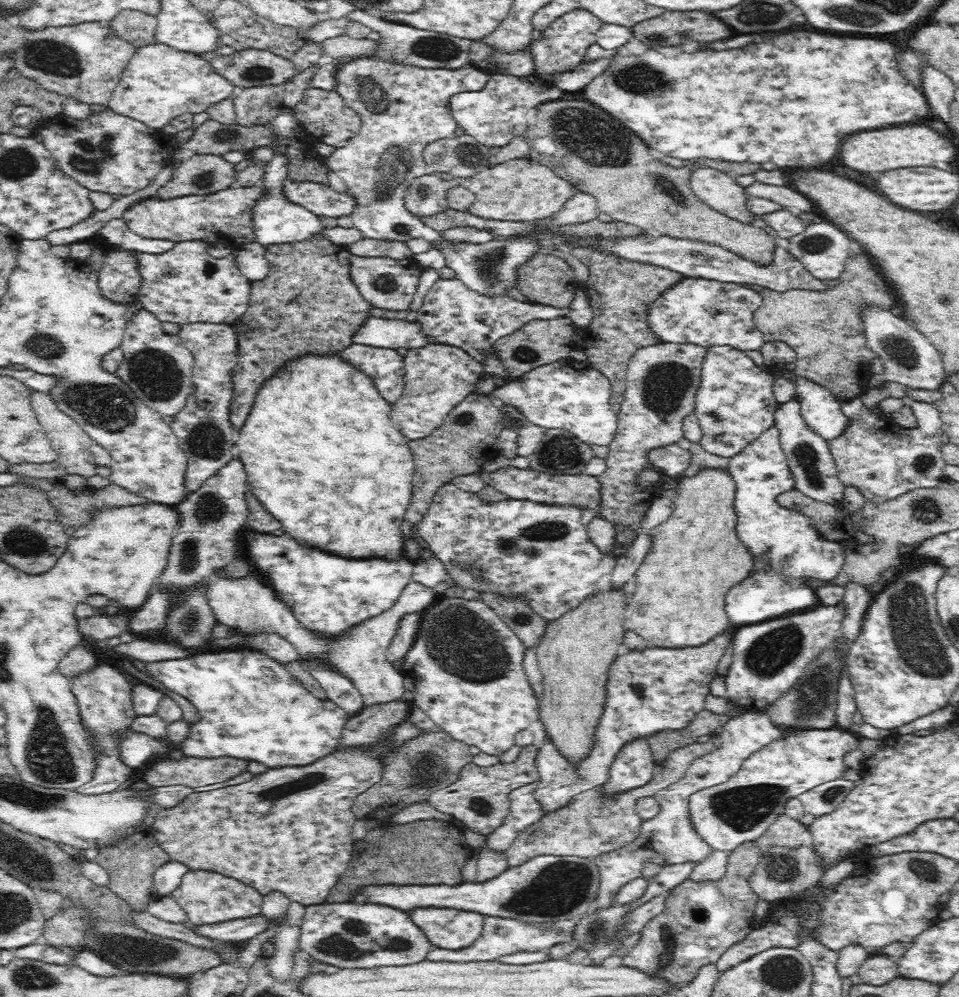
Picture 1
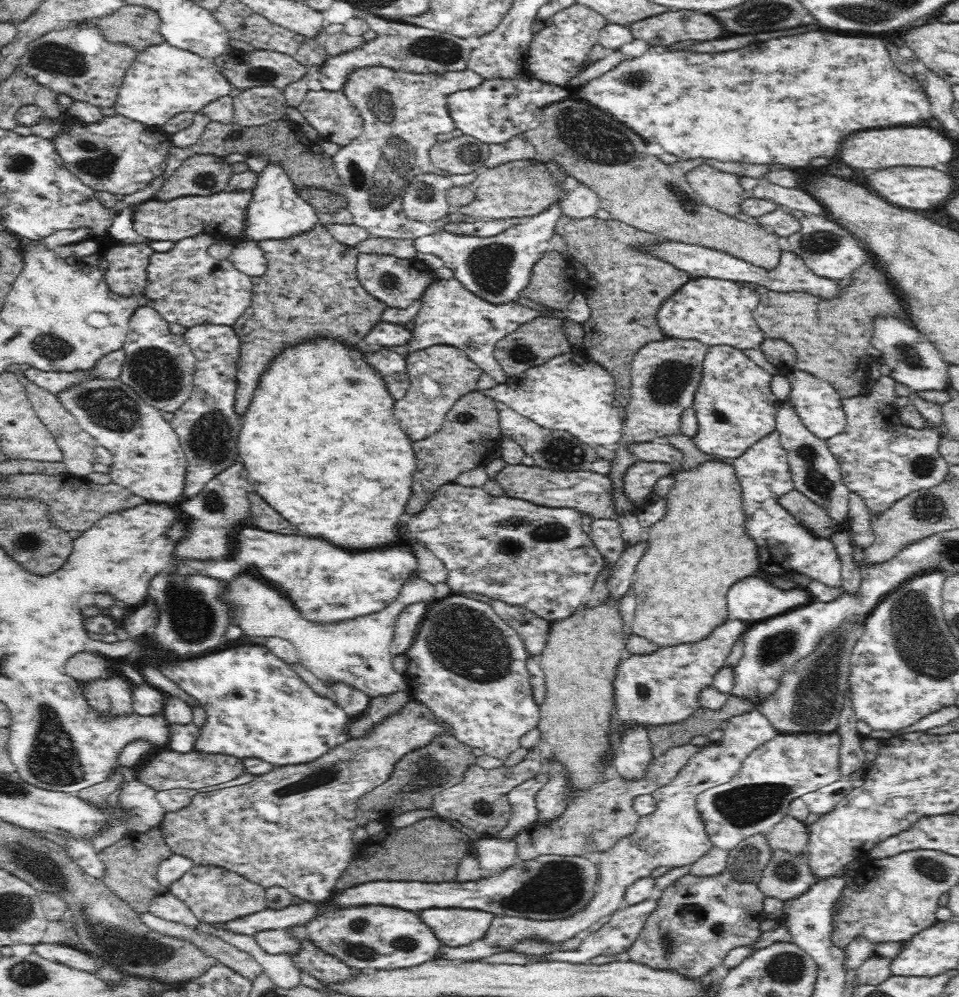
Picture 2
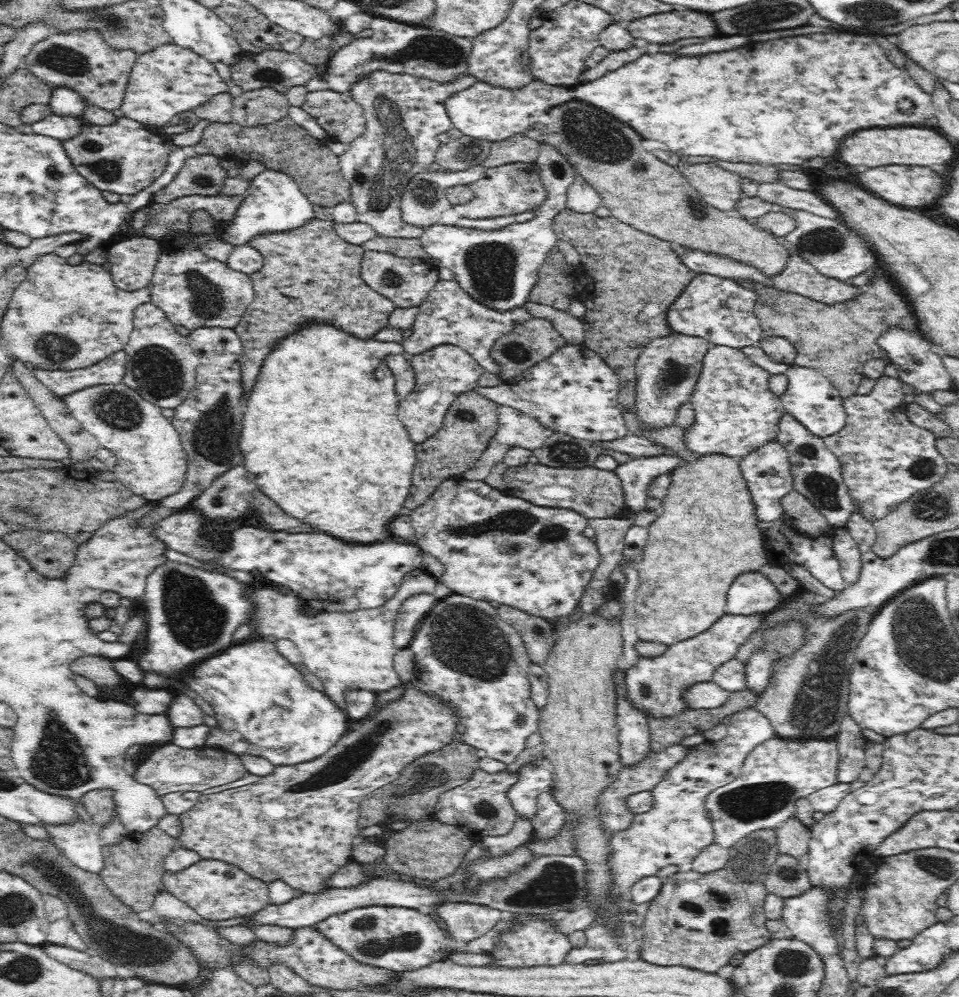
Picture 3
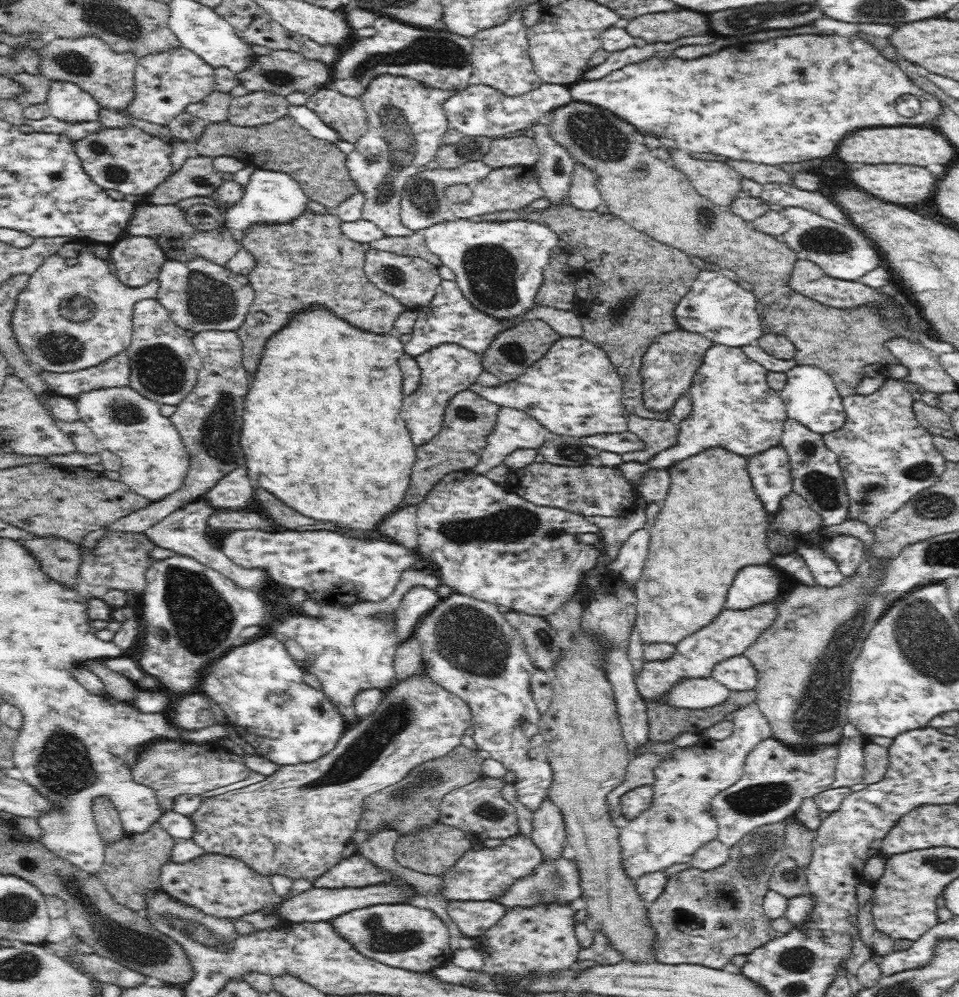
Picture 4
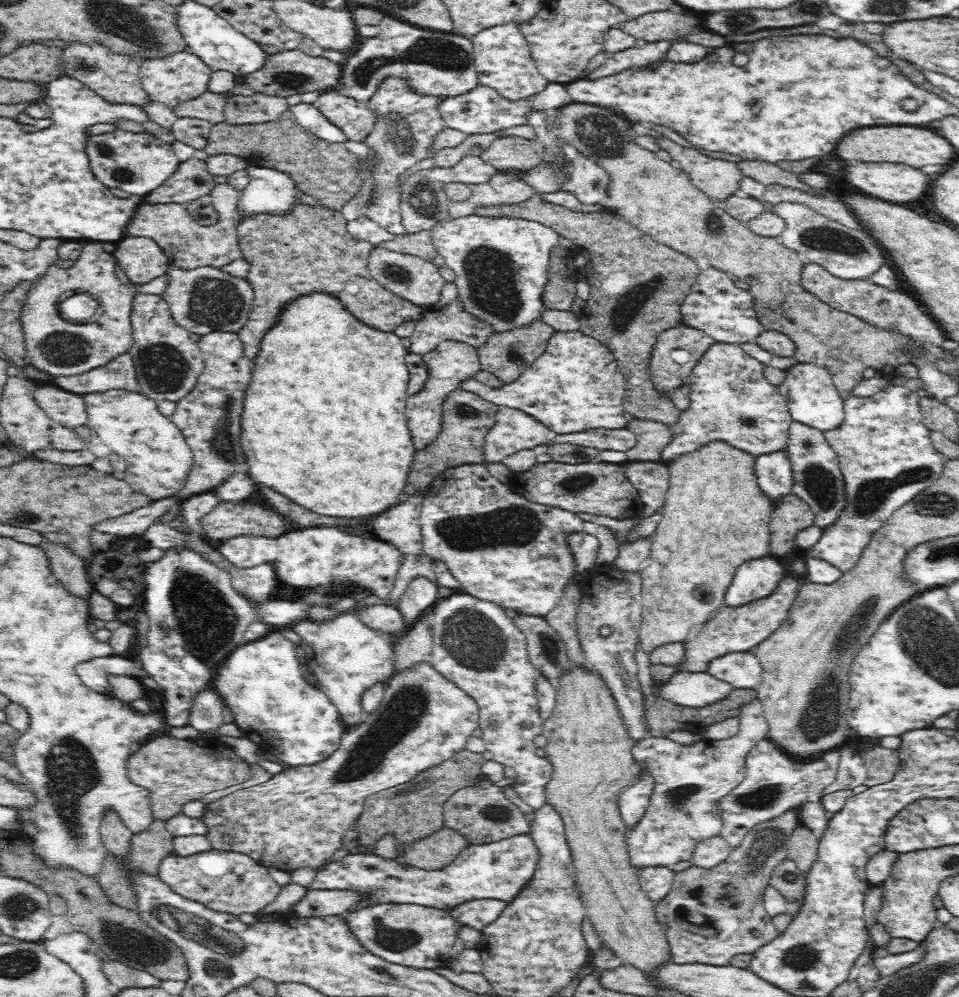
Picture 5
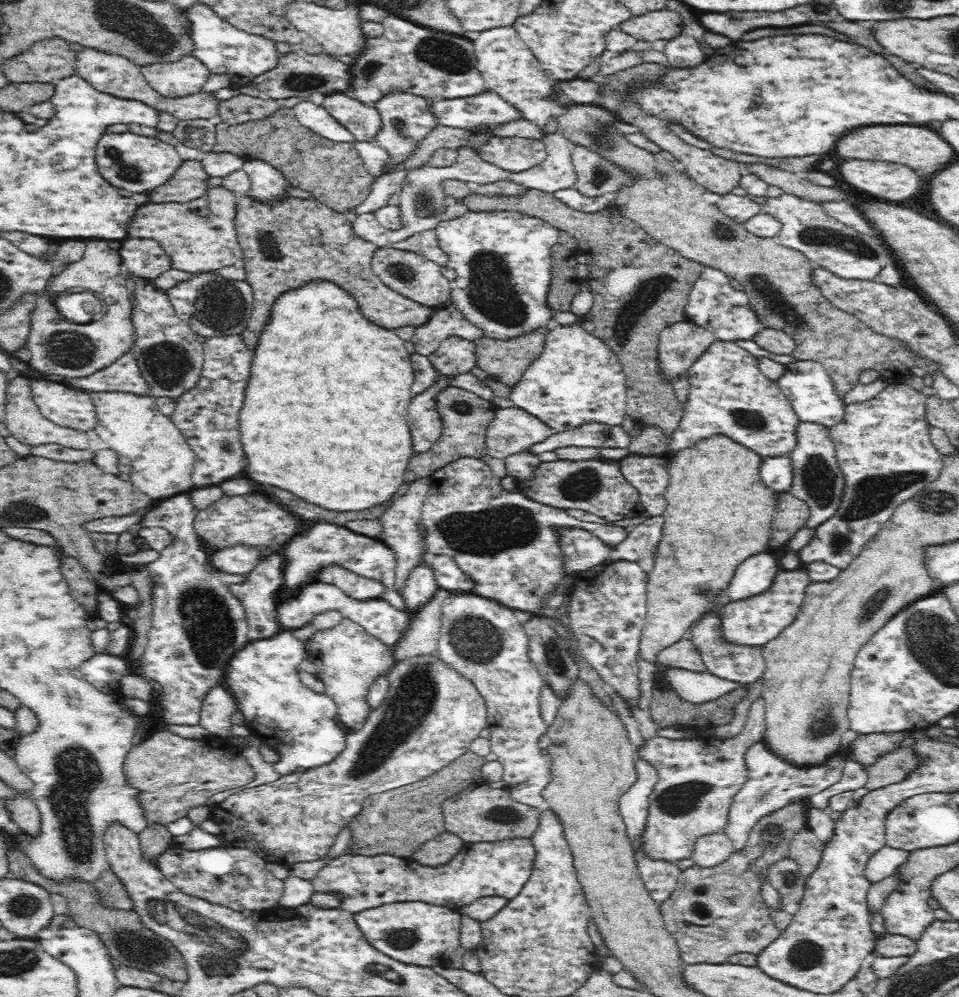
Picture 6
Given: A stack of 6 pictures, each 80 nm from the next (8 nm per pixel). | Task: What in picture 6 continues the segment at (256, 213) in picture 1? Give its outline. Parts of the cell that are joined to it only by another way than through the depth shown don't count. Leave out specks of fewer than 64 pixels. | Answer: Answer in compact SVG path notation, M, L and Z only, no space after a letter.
M253 159L244 161L242 168L252 181L247 199L272 204L286 197L286 188L290 184L275 166L260 159Z

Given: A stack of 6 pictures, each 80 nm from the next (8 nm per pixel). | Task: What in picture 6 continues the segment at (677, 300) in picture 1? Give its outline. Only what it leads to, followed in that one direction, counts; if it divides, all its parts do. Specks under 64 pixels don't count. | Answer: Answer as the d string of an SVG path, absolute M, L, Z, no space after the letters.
M706 266L689 292L685 319L709 330L718 341L750 340L765 326L749 306L744 290L730 285L730 276L724 271Z

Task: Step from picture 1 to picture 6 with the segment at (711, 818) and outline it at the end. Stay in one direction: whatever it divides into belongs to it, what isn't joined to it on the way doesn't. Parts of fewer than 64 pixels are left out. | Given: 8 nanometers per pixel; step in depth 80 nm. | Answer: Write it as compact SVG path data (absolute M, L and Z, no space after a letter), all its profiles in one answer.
M760 741L750 746L745 753L745 763L749 778L743 783L738 794L733 796L725 833L731 838L735 852L741 851L748 842L750 831L762 817L777 812L794 801L805 801L815 794L836 784L844 770L846 760L832 755L824 764L814 764L808 767L795 767L774 755L764 742Z

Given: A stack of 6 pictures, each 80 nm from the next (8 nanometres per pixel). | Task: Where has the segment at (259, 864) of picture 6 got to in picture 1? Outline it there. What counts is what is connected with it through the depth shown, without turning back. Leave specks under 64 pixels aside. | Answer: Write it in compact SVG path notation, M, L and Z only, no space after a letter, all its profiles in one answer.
M190 869L190 871L182 877L178 888L174 888L170 895L174 900L178 901L178 904L184 909L184 912L188 914L190 922L197 925L209 925L210 923L226 922L227 920L234 921L236 918L256 916L256 914L261 914L264 900L264 894L260 894L258 890L243 884L241 881L235 880L235 878L213 872L213 870Z

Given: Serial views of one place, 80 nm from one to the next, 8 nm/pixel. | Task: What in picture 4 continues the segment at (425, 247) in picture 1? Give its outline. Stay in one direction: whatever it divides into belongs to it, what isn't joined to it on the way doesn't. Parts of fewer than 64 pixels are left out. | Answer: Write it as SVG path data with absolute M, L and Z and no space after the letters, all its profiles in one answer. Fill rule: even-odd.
M534 120L531 126L535 133L533 139L540 151L534 169L540 176L539 185L545 190L545 197L550 200L551 206L556 206L568 196L572 170L576 164L570 158L571 154L551 138L545 124ZM458 219L434 223L421 231L425 236L427 248L439 257L441 264L453 270L456 285L468 301L479 311L493 315L495 319L519 319L537 304L535 295L543 284L543 272L549 263L554 247L560 247L559 236L543 223L537 220L496 221L485 219Z

